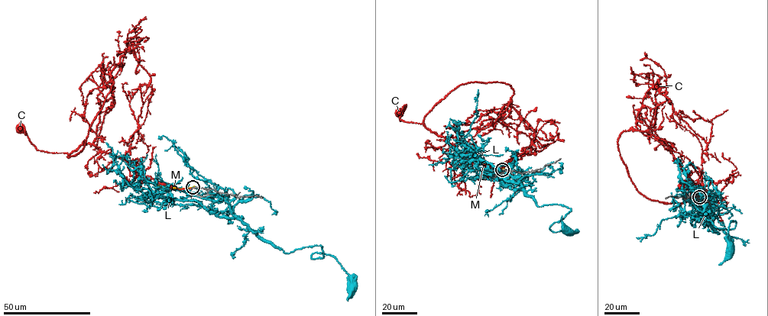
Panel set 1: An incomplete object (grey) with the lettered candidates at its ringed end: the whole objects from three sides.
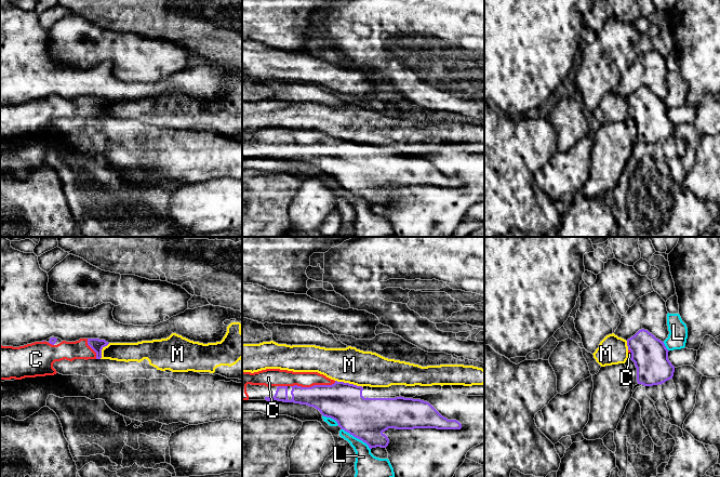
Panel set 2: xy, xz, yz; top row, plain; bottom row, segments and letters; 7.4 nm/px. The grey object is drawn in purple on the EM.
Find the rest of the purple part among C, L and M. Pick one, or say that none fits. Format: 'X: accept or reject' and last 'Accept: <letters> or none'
C: accept
L: reject
M: reject
Accept: C

